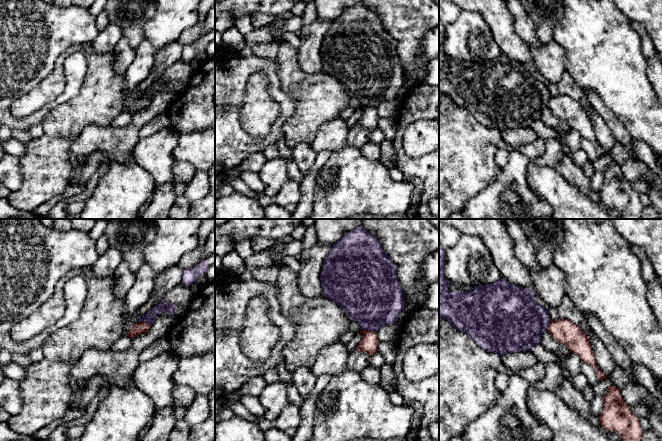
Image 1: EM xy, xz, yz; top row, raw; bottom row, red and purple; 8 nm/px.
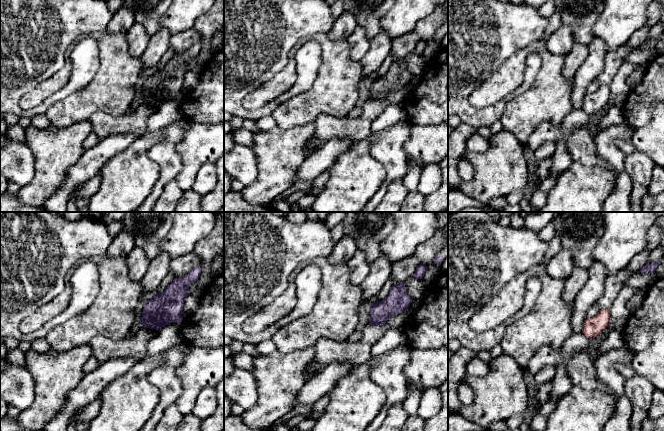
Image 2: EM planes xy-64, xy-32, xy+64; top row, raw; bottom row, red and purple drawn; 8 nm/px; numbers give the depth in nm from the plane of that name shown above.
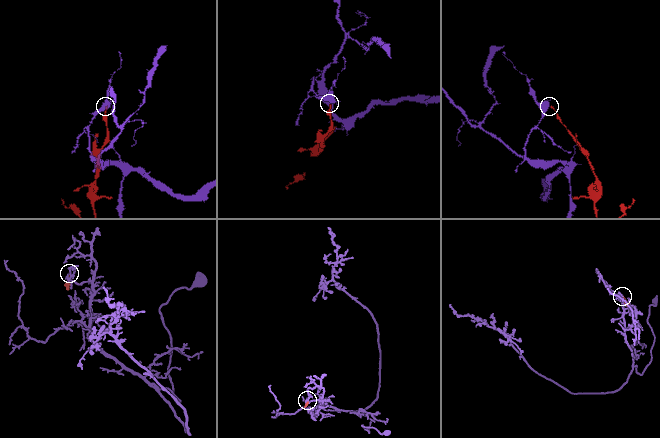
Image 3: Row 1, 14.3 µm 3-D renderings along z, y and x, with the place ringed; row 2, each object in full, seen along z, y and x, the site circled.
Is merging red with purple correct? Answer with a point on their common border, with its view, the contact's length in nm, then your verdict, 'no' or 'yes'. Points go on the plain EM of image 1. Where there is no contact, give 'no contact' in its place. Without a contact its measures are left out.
xz (368, 106) | 110 nm | no

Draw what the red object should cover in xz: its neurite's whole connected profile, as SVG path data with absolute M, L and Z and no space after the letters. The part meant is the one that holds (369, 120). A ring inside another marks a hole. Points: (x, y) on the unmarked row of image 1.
M361 106L360 109L363 111L363 114L356 124L372 132L378 127L379 116L377 109L369 106Z

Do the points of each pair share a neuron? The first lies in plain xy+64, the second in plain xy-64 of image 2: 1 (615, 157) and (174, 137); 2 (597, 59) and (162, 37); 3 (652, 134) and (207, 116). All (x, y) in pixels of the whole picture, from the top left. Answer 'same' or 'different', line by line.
1: same
2: same
3: different

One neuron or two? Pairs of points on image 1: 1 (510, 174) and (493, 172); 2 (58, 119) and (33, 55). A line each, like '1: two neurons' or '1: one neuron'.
1: two neurons
2: two neurons

